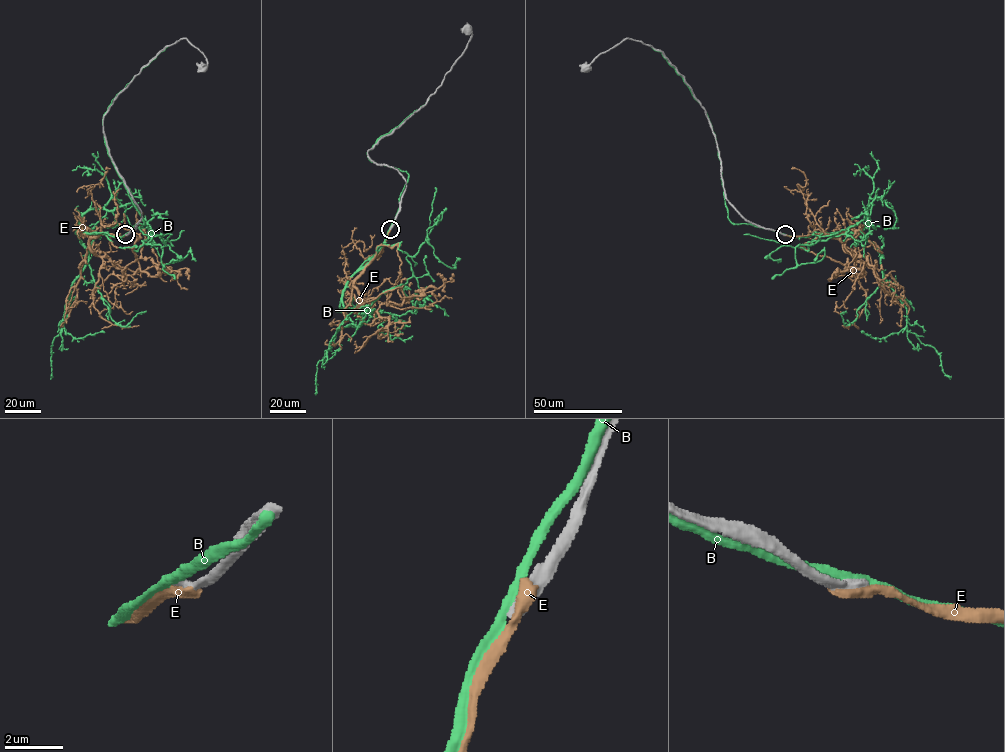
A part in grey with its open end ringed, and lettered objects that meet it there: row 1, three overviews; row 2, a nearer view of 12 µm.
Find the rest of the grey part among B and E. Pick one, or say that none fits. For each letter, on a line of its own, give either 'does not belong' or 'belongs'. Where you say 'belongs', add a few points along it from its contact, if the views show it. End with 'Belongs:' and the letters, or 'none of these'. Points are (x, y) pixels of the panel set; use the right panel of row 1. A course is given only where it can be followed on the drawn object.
B: does not belong
E: does not belong
Belongs: none of these

